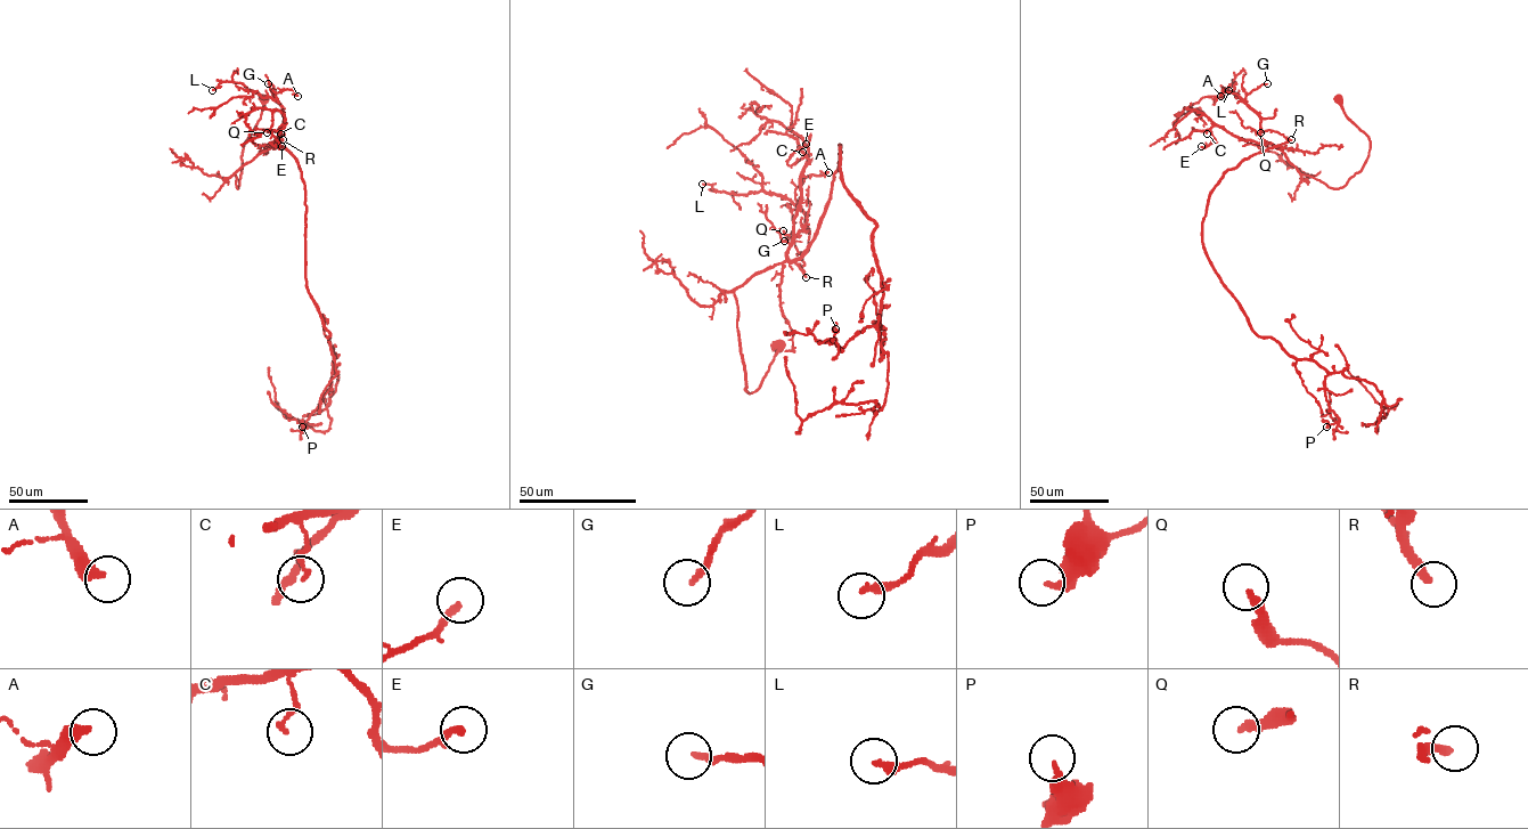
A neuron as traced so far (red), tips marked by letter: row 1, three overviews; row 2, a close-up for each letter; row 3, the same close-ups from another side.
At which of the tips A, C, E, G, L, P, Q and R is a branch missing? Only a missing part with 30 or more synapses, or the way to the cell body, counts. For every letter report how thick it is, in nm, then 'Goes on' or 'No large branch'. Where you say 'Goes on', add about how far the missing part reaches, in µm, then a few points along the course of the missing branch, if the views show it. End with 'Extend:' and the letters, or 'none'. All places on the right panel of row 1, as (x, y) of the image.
A: Thickness 400 nm. No large branch
C: Thickness 140 nm. No large branch
E: Thickness 240 nm. No large branch
G: Thickness 180 nm. No large branch
L: Thickness 280 nm. No large branch
P: Thickness 240 nm. No large branch
Q: Thickness 280 nm. No large branch
R: Thickness 240 nm. No large branch
Extend: none

